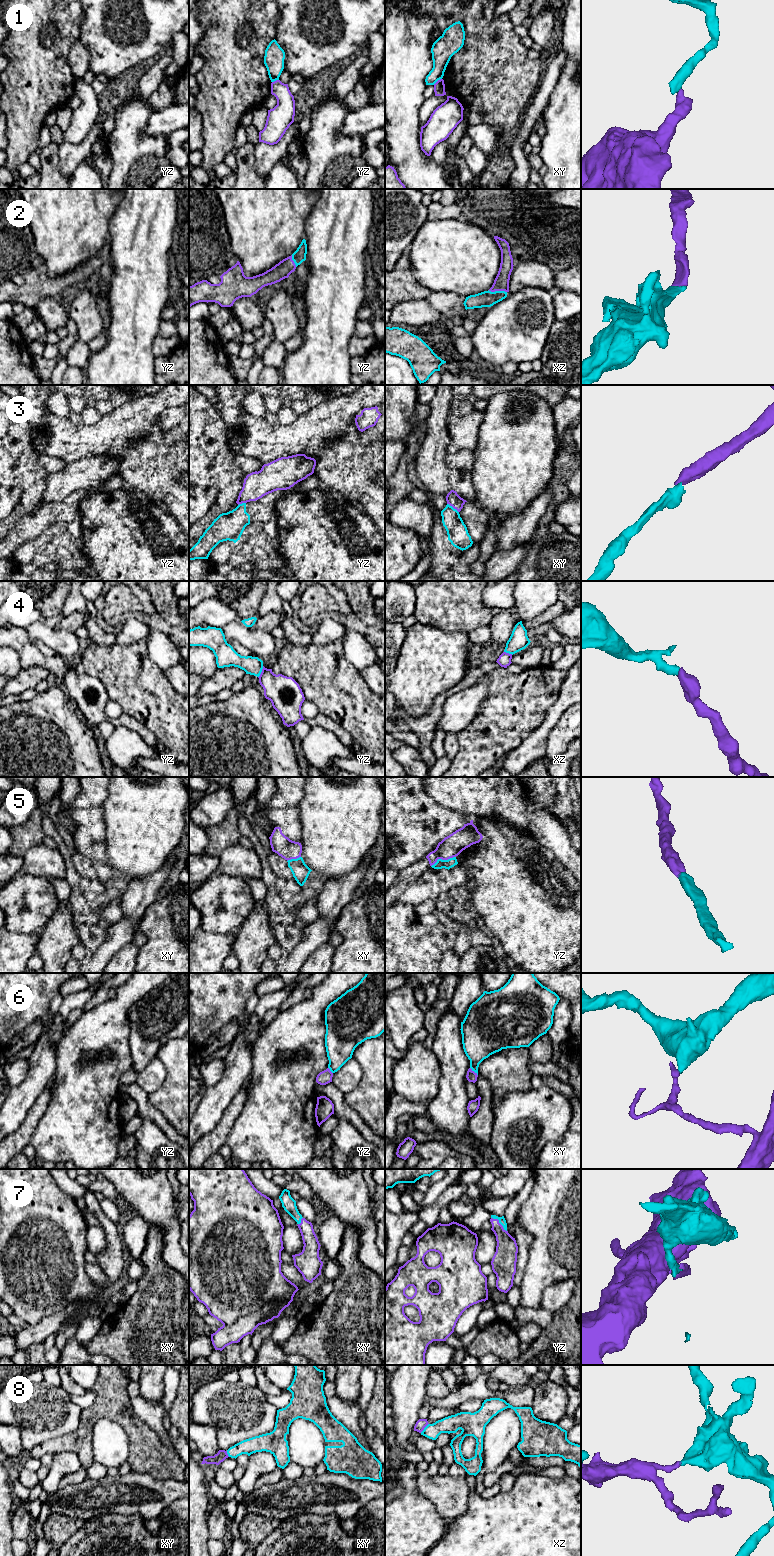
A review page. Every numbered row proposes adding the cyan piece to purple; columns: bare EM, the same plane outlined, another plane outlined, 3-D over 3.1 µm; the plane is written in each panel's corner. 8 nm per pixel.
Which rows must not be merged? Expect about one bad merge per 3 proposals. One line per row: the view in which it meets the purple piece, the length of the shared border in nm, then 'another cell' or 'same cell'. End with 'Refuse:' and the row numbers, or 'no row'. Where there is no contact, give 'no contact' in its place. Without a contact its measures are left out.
1: contact in xy; length 90 nm; another cell
2: contact in xz; length 150 nm; same cell
3: contact in xy; length 120 nm; another cell
4: contact in yz; length 100 nm; same cell
5: contact in yz; length 220 nm; same cell
6: contact in xy; length 90 nm; another cell
7: contact in yz; length 170 nm; same cell
8: contact in xz; length 100 nm; another cell
Refuse: 1, 3, 6, 8

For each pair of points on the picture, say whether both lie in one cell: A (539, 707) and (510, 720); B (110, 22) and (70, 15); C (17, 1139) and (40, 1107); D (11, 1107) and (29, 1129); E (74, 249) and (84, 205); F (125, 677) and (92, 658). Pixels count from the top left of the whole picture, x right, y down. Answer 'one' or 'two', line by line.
A: one
B: two
C: one
D: two
E: one
F: one

